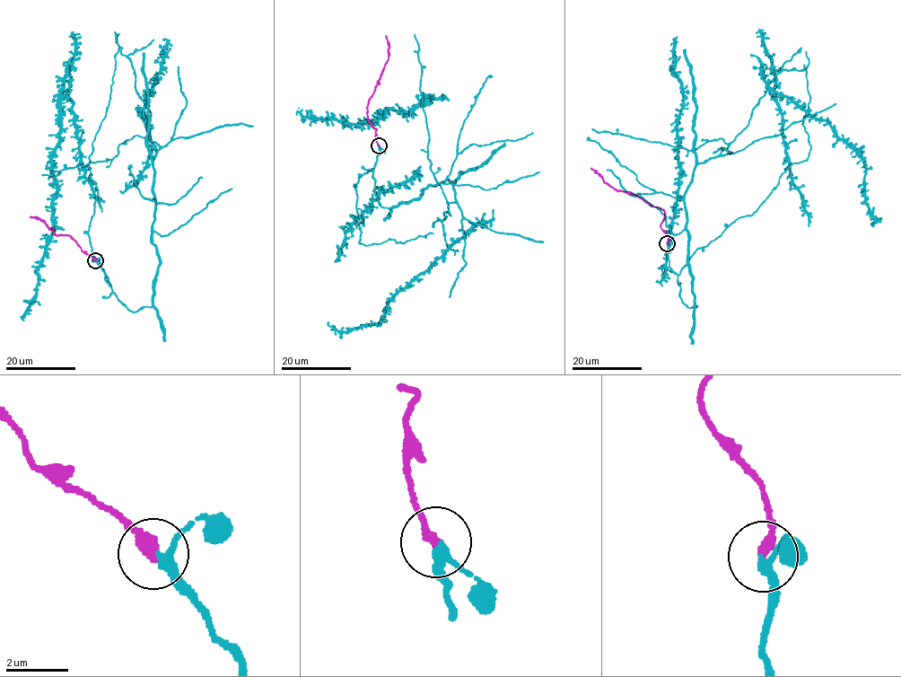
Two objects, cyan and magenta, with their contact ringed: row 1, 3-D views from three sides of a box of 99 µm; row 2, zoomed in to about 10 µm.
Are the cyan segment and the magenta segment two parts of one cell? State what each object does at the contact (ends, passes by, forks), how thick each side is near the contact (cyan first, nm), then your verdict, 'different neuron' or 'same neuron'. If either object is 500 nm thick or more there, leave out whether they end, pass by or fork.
cyan passes by | magenta ends | 240/360 nm | same neuron

